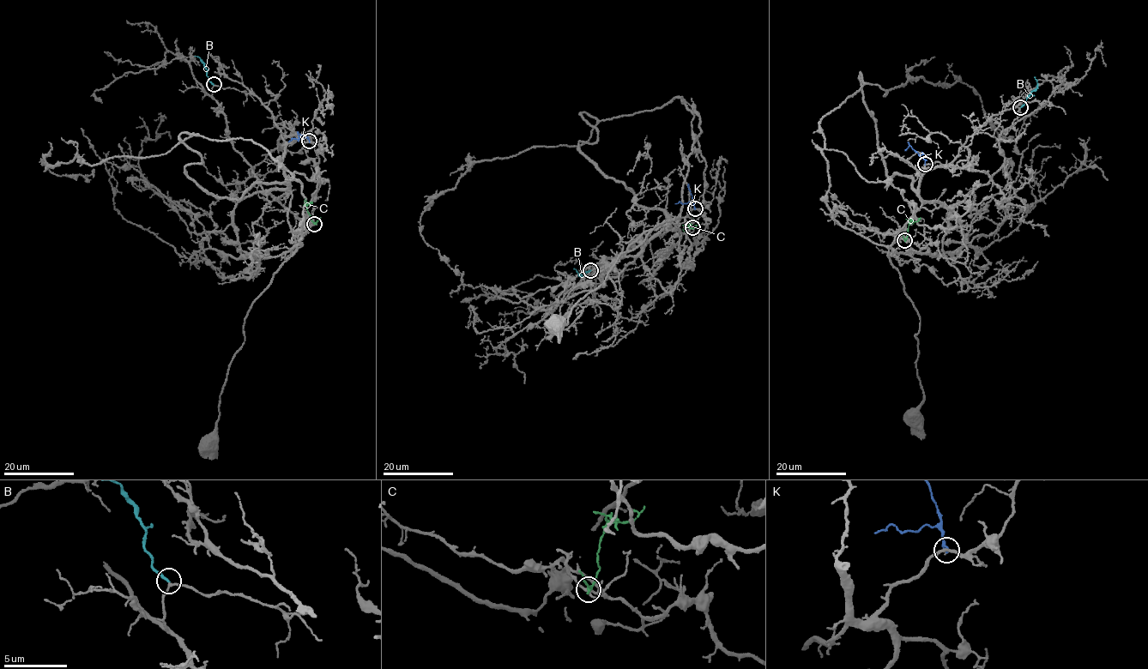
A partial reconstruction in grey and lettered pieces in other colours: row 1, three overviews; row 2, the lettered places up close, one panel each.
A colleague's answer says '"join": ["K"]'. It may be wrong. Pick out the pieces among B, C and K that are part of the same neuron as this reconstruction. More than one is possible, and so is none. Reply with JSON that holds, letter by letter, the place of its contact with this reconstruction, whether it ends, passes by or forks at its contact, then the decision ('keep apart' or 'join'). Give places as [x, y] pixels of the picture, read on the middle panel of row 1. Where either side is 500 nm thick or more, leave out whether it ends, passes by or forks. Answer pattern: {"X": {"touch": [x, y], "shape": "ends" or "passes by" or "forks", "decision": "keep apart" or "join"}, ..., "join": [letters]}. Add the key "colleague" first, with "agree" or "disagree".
{"colleague": "disagree", "B": {"touch": [590, 270], "shape": "ends", "decision": "join"}, "C": {"touch": [692, 227], "shape": "passes by", "decision": "keep apart"}, "K": {"touch": [695, 208], "shape": "ends", "decision": "keep apart"}, "join": ["B"]}

